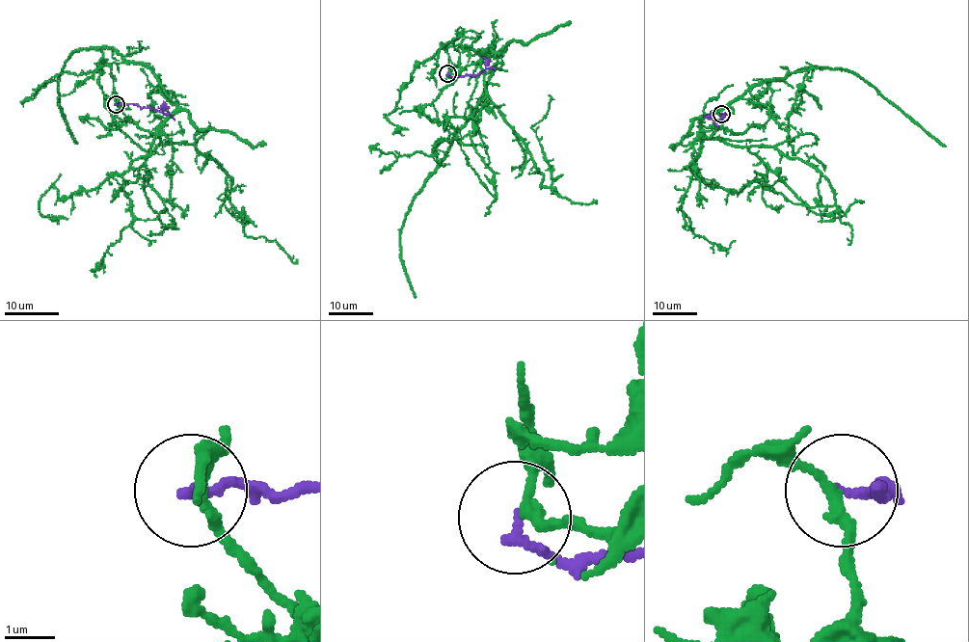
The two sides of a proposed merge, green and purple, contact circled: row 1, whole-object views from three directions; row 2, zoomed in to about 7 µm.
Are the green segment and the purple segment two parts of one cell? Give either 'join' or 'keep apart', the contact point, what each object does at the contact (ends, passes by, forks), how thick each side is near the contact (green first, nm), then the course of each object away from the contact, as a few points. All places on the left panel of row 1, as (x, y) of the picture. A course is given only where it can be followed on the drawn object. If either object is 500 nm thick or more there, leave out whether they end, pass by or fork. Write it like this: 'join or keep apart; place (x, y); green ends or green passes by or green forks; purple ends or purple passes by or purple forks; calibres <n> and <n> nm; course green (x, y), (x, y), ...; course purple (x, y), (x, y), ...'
keep apart; place (116, 104); green passes by; purple ends; calibres 200 and 220 nm; course green (117, 104), (152, 132), (175, 109), (143, 64), (113, 48), (77, 49), (58, 80), (76, 144); course purple (116, 104), (136, 104), (162, 112), (162, 108), (158, 106)

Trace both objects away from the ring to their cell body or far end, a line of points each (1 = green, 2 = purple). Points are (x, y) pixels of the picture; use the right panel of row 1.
1: (721, 114), (722, 123), (705, 135), (702, 118), (751, 88), (807, 67), (845, 68), (946, 146)
2: (721, 114), (725, 114), (716, 120), (703, 116)

